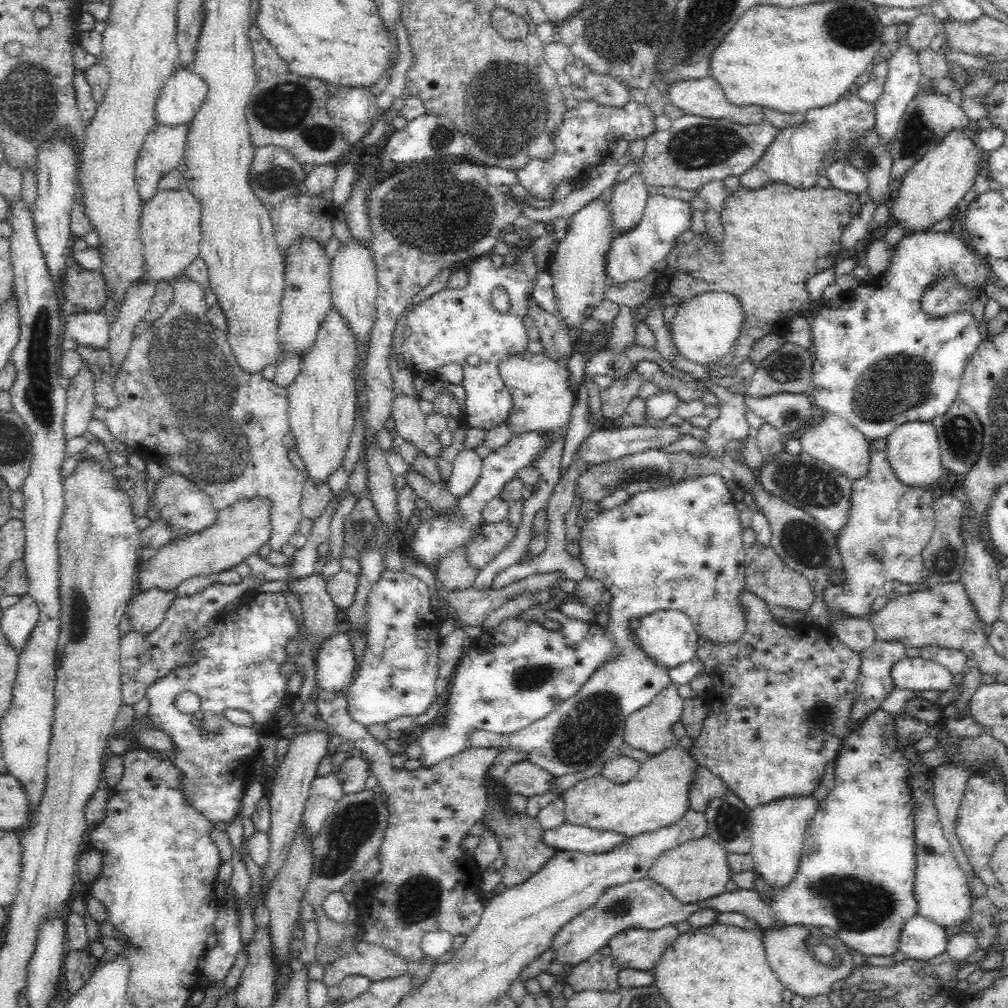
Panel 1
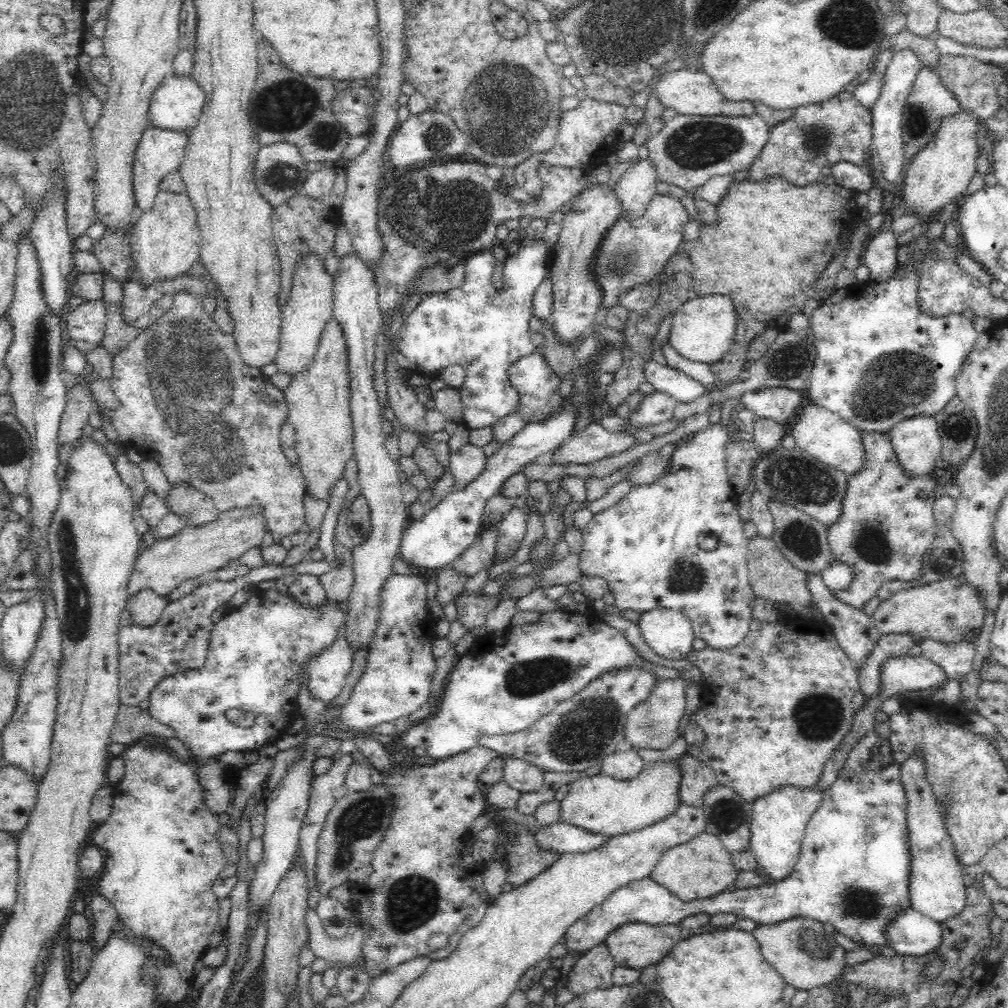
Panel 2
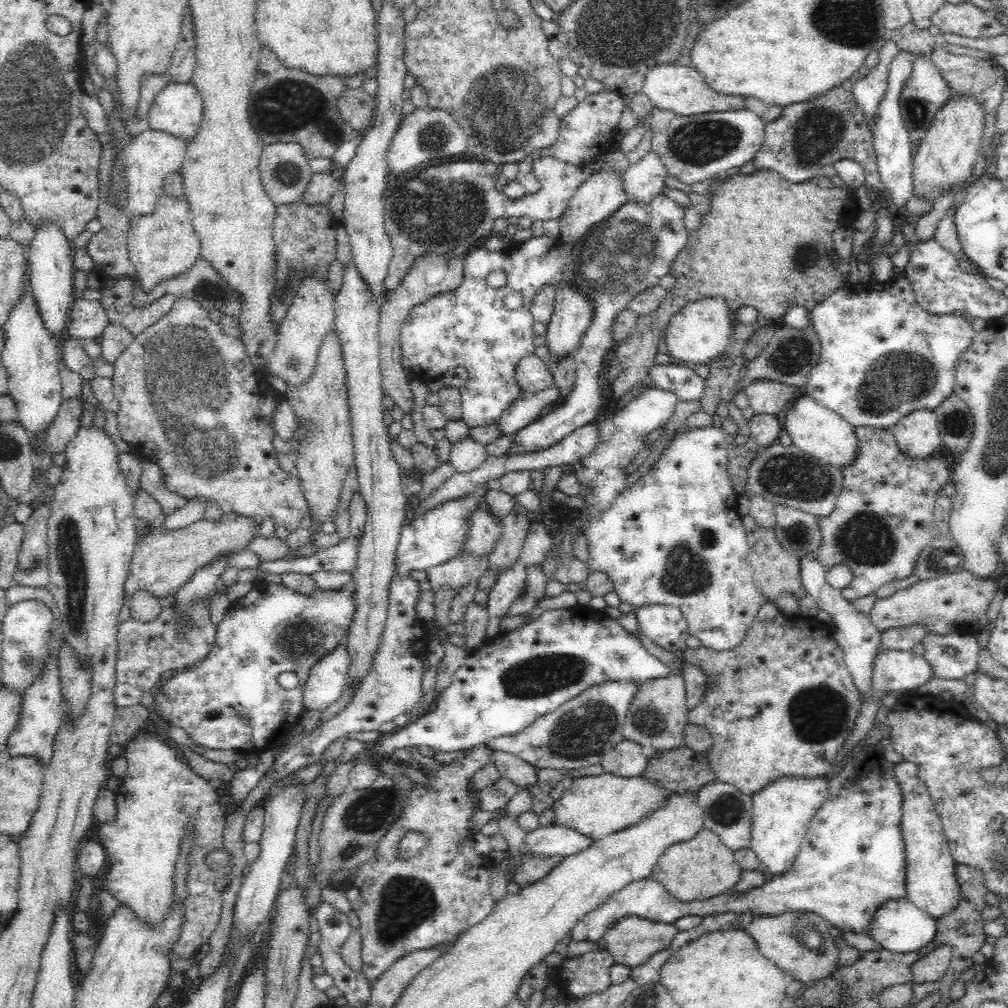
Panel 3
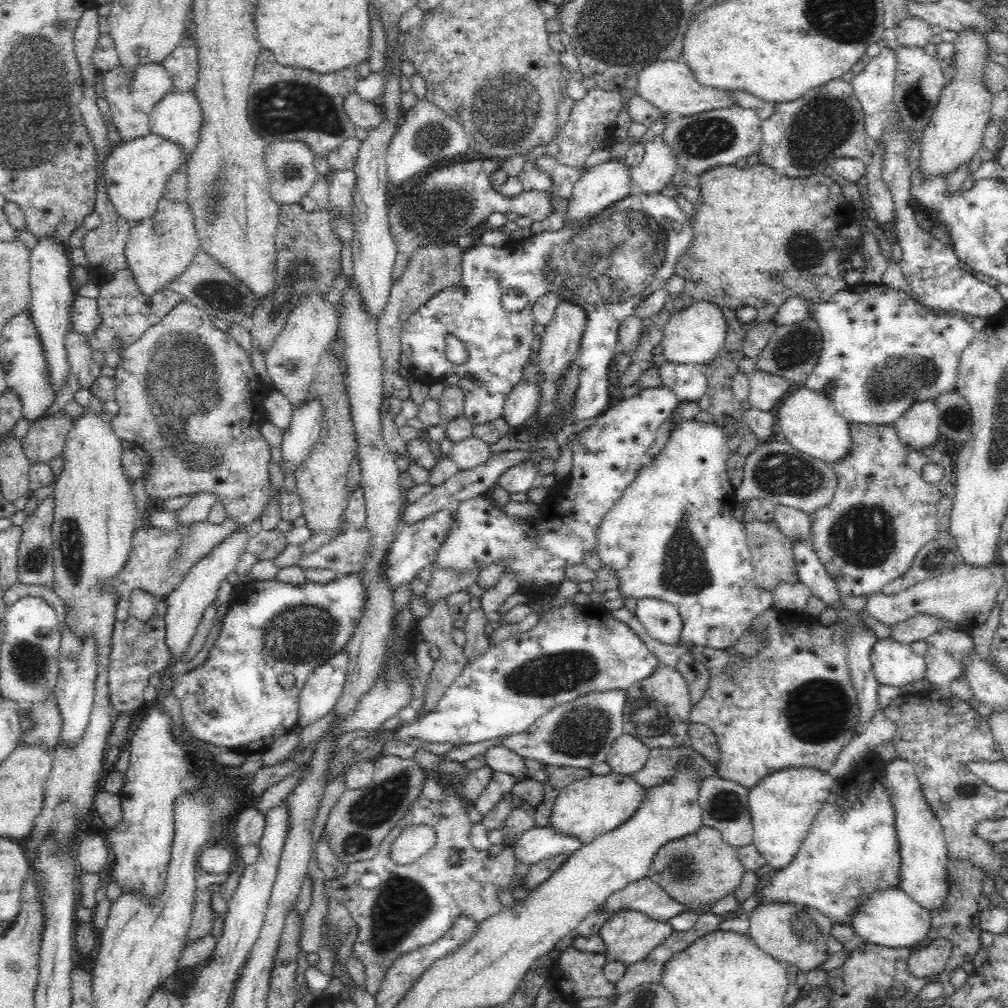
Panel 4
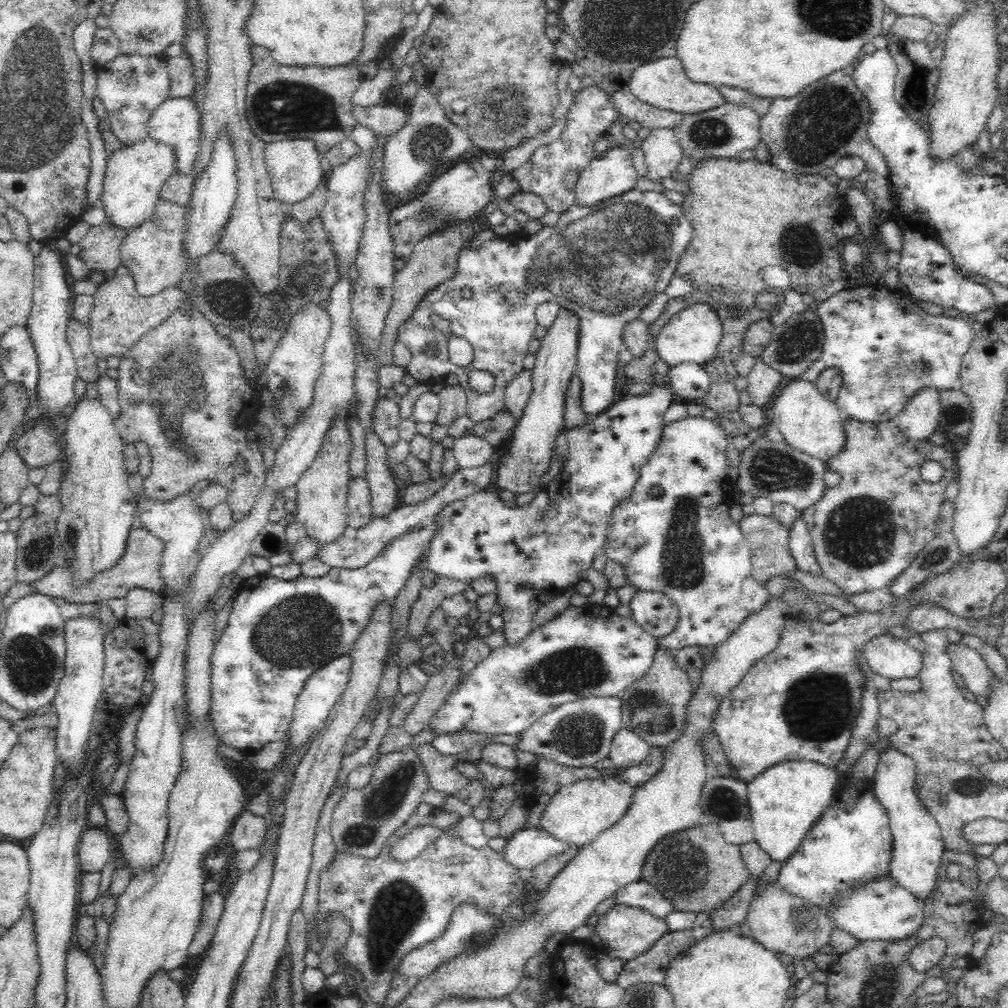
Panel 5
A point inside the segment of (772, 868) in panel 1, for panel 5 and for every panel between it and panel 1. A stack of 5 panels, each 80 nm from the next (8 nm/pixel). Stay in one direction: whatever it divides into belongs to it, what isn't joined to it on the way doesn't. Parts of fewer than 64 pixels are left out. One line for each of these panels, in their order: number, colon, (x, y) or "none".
2: (778, 822)
3: (781, 813)
4: (783, 805)
5: (786, 799)

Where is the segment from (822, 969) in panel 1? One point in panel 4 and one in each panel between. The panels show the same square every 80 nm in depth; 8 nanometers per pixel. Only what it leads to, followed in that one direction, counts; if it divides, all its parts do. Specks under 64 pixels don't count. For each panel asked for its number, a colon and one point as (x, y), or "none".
2: (801, 951)
3: (800, 944)
4: (788, 932)

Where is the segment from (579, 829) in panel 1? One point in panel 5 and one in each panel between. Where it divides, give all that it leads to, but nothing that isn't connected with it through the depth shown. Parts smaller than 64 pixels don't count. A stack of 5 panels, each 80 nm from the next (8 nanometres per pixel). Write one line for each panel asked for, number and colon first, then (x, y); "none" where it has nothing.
2: (563, 838)
3: (550, 840)
4: (537, 843)
5: (526, 848)

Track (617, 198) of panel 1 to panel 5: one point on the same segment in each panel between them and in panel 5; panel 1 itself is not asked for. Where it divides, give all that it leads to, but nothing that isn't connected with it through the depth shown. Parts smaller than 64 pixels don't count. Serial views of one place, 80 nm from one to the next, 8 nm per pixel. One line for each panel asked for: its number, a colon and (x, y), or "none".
2: (636, 187)
3: (642, 180)
4: (658, 166)
5: (662, 150)

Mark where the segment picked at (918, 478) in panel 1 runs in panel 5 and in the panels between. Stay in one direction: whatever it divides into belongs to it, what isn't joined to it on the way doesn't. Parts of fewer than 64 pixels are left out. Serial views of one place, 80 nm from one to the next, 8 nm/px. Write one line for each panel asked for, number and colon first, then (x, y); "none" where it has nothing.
2: (917, 442)
3: (918, 435)
4: (918, 427)
5: (918, 419)

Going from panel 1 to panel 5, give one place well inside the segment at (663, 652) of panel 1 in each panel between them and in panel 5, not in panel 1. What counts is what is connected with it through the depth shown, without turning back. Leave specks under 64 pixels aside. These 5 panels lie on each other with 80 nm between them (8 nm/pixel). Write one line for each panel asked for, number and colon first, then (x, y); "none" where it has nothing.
2: (667, 631)
3: (665, 624)
4: (661, 620)
5: (655, 612)

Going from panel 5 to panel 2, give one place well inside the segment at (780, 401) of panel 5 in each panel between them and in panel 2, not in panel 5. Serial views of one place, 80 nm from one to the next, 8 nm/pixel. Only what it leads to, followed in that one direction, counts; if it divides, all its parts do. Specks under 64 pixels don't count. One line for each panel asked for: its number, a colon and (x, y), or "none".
2: (825, 435)
3: (816, 430)
4: (811, 425)

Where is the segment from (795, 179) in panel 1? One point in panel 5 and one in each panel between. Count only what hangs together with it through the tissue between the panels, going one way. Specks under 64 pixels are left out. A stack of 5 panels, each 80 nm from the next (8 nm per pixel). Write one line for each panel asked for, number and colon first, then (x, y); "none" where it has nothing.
2: (816, 135)
3: (806, 136)
4: (802, 137)
5: (827, 120)

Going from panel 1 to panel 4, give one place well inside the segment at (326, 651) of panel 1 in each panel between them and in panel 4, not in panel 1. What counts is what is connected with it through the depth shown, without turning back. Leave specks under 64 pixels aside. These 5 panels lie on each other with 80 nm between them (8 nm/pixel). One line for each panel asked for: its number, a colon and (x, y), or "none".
2: (327, 673)
3: (326, 682)
4: (319, 694)

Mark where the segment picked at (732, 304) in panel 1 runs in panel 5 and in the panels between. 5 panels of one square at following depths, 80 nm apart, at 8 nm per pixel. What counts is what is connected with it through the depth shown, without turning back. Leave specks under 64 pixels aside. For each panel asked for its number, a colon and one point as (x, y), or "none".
2: (702, 330)
3: (697, 334)
4: (694, 335)
5: (692, 335)

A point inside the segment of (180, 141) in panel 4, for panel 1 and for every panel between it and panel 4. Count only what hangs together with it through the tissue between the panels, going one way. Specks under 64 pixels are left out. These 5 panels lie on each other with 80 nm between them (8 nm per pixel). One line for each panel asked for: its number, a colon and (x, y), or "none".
1: (183, 93)
2: (177, 104)
3: (178, 110)

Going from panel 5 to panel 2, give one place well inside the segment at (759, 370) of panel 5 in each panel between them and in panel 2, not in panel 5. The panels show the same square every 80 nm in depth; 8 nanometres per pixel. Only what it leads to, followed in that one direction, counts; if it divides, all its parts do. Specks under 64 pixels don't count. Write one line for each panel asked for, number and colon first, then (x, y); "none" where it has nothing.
2: (781, 404)
3: (765, 396)
4: (766, 390)

